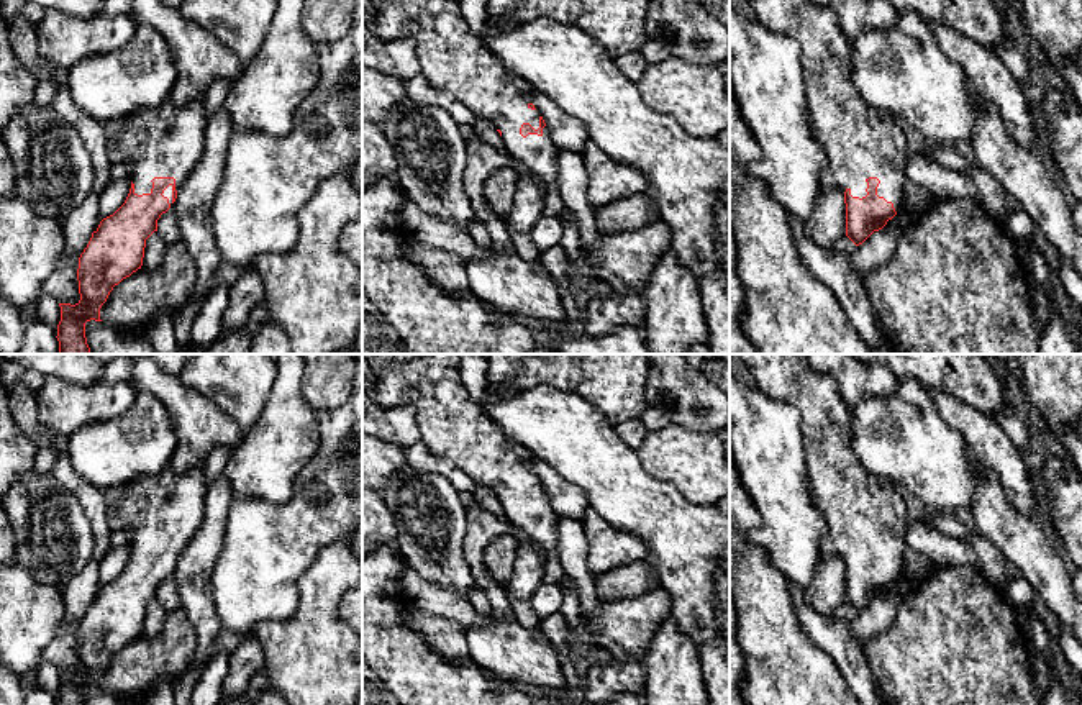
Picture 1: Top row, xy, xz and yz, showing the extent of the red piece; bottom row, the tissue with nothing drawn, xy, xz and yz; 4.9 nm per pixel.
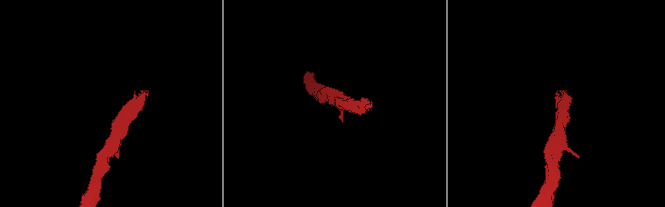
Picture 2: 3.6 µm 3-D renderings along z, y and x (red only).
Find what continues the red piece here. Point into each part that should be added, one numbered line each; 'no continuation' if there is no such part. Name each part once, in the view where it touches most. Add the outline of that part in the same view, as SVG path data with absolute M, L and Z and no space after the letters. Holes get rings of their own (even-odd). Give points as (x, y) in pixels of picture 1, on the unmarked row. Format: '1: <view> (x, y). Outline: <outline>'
1: xy (156, 509). Outline: M169 464L159 474L131 480L123 492L118 513L134 561L151 561L154 544L174 544L179 557L205 518L207 480L202 467L179 474Z

